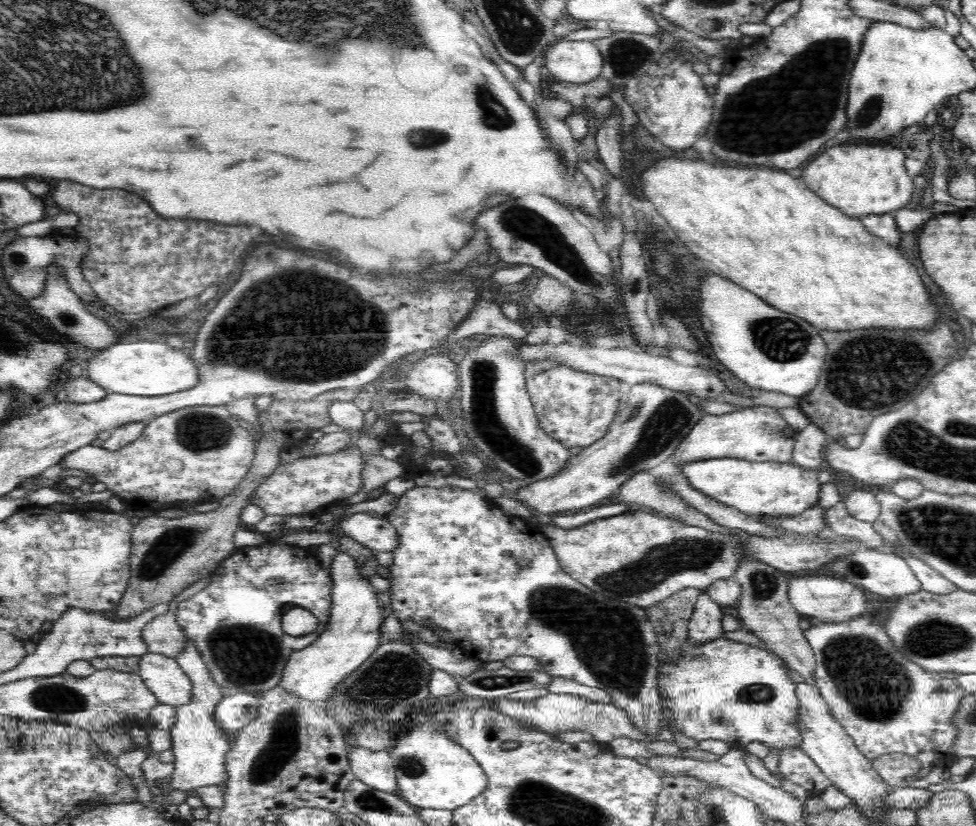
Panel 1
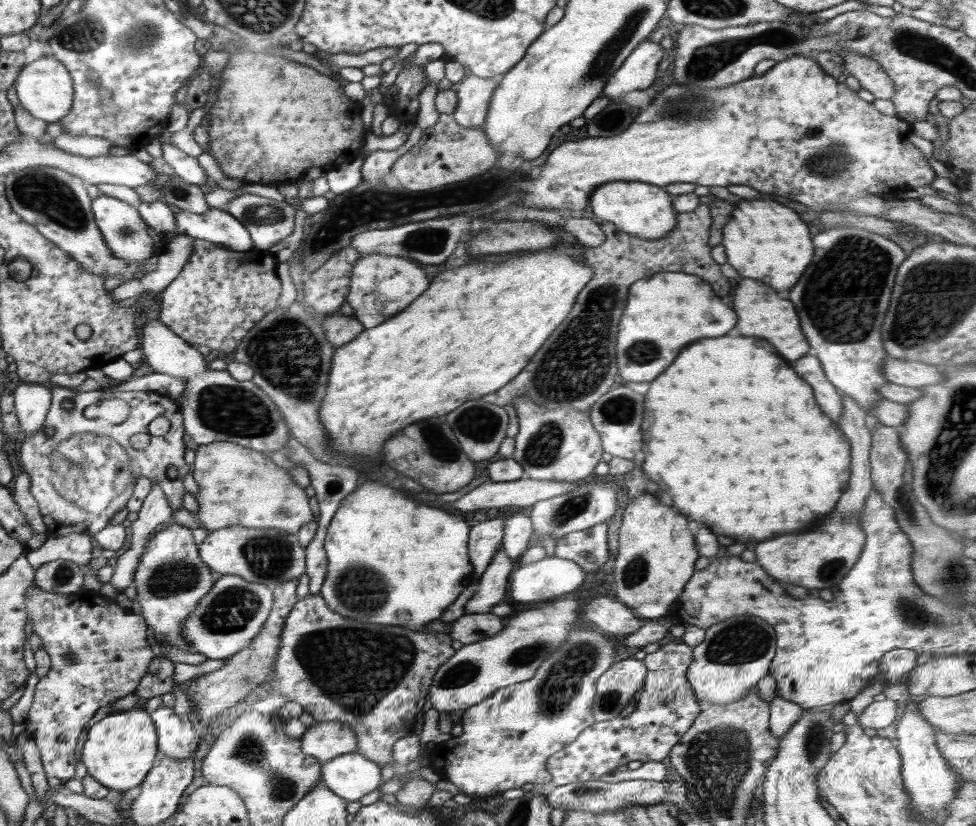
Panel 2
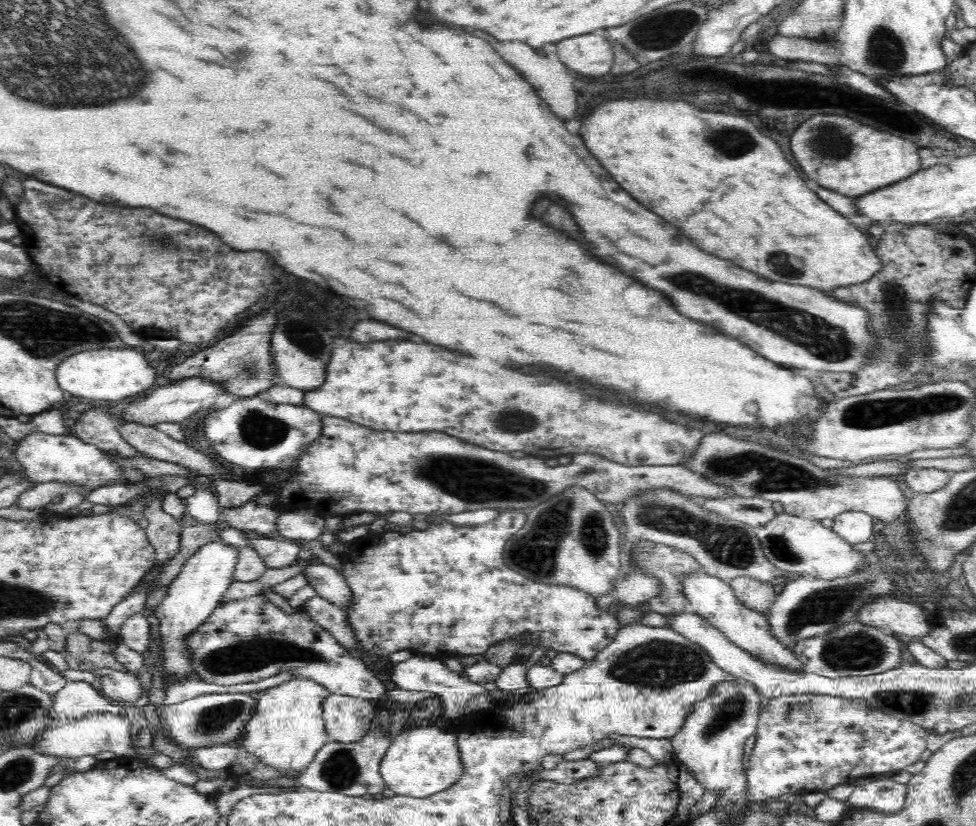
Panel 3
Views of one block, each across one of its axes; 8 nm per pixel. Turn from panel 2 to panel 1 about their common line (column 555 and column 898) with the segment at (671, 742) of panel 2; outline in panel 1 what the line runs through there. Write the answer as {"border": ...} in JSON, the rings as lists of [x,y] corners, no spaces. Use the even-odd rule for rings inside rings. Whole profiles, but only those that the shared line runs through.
{"border":[[[892,752],[892,754],[872,758],[870,763],[880,774],[882,781],[891,787],[904,786],[913,780],[920,779],[917,774],[921,769],[921,764],[909,754]]]}

